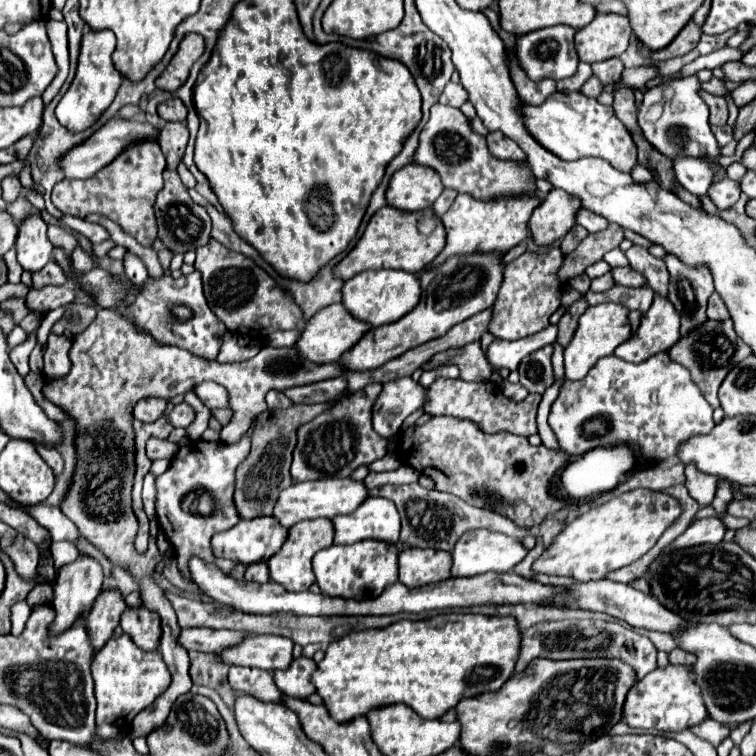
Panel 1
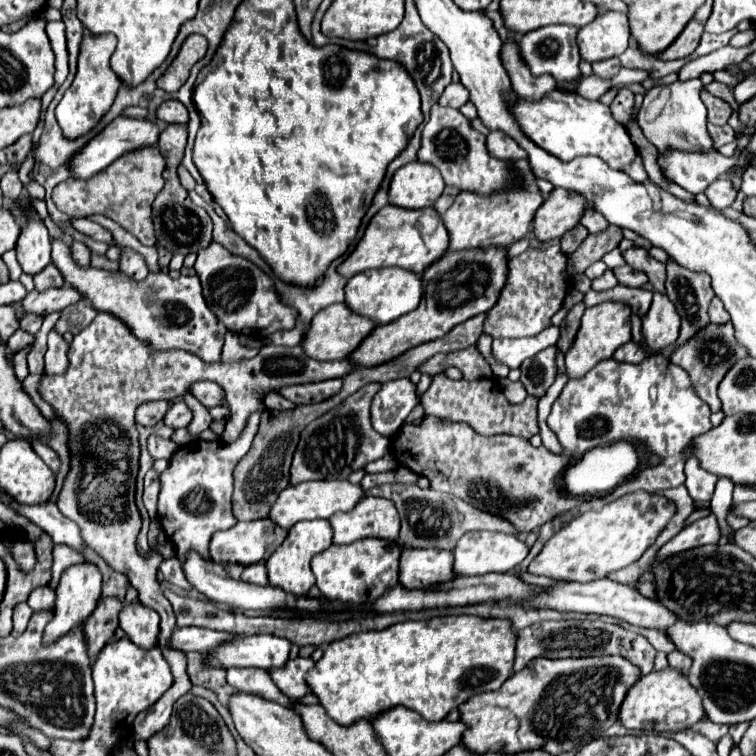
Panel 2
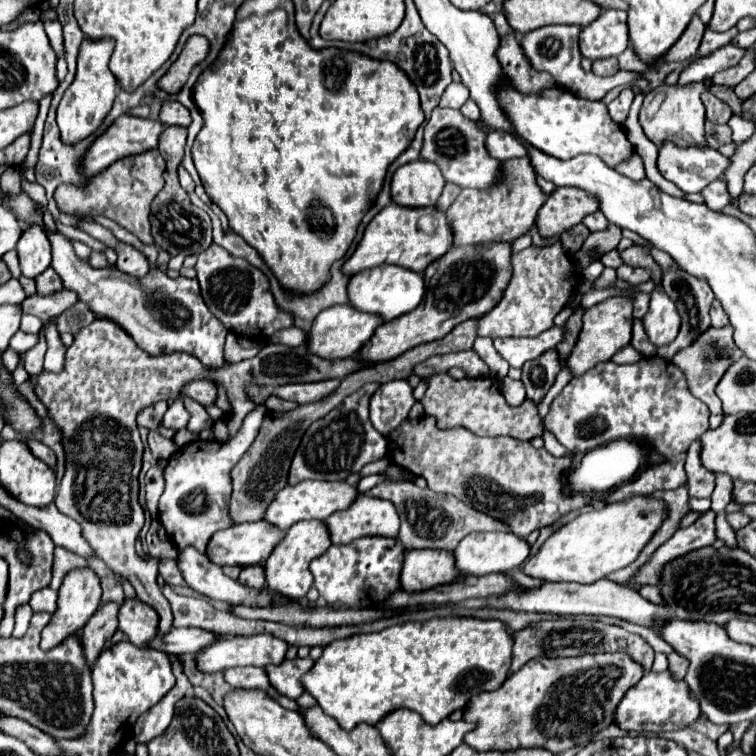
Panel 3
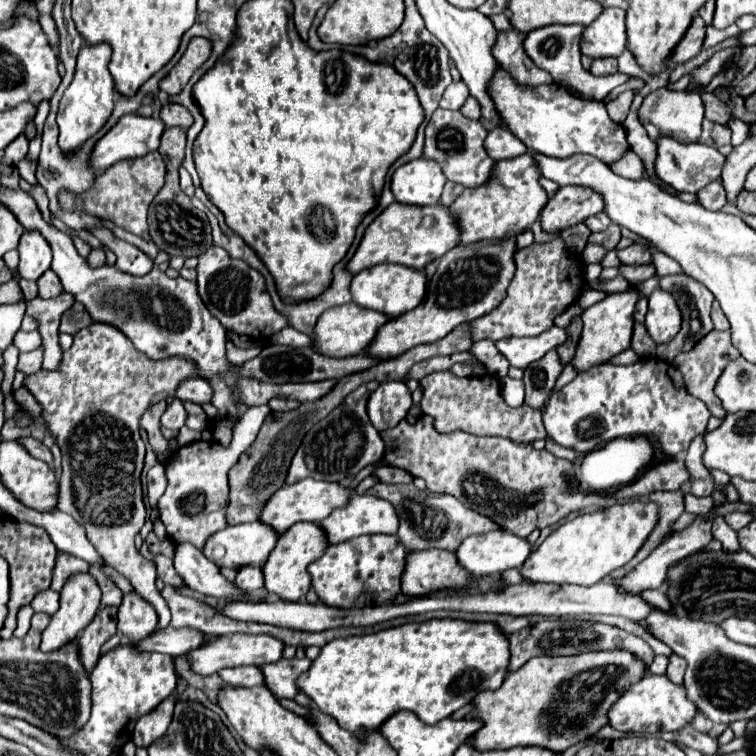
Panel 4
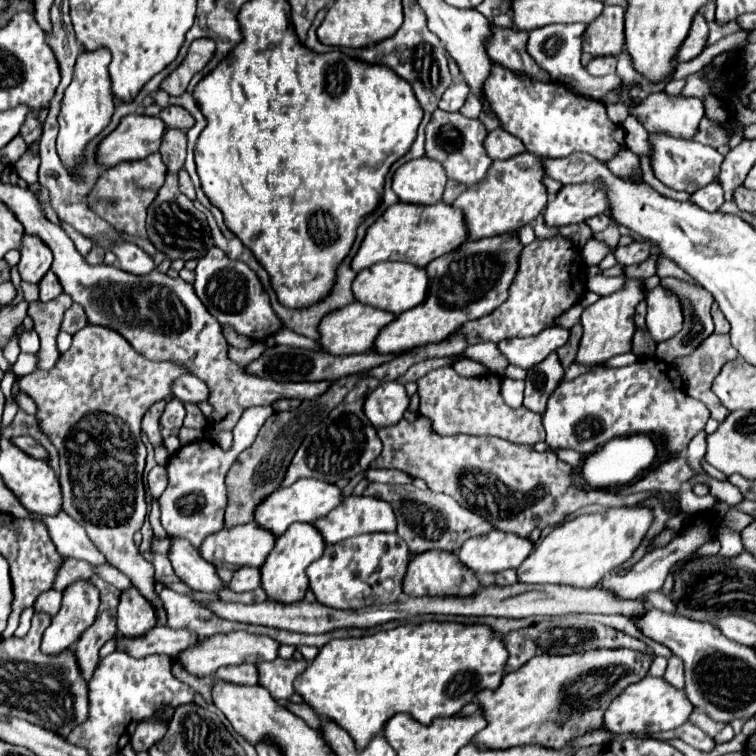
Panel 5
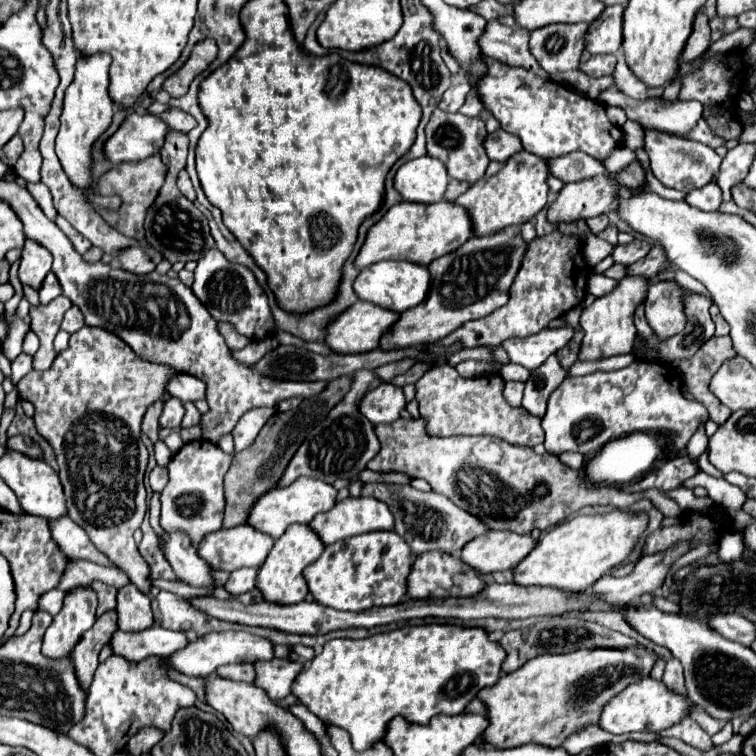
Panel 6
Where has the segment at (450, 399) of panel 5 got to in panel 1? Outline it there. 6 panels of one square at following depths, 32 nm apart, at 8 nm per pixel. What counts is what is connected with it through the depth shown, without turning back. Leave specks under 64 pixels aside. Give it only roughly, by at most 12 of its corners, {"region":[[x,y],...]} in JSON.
{"region":[[436,378],[430,416],[528,438],[540,396],[512,402],[492,382]]}

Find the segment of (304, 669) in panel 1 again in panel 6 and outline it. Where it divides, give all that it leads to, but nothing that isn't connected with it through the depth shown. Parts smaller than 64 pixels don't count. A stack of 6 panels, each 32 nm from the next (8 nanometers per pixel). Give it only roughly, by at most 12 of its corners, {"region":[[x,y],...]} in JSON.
{"region":[[262,660],[256,682],[274,702],[290,694],[300,662]]}

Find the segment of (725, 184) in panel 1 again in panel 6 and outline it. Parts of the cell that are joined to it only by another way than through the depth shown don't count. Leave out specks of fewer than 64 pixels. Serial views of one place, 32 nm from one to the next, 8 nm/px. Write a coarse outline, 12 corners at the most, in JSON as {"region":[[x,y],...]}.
{"region":[[714,182],[688,192],[690,206],[718,210],[720,188]]}

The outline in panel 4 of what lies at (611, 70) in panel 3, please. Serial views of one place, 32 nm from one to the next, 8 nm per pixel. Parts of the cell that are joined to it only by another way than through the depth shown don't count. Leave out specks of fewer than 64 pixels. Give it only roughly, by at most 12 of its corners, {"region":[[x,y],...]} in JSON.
{"region":[[596,58],[590,74],[606,76],[616,72],[616,58]]}

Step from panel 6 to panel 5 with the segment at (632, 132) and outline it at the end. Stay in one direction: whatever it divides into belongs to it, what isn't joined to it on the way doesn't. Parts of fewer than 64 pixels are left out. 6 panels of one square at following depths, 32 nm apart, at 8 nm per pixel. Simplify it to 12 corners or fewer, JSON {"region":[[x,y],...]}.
{"region":[[634,116],[622,124],[626,148],[650,154],[648,132]]}

